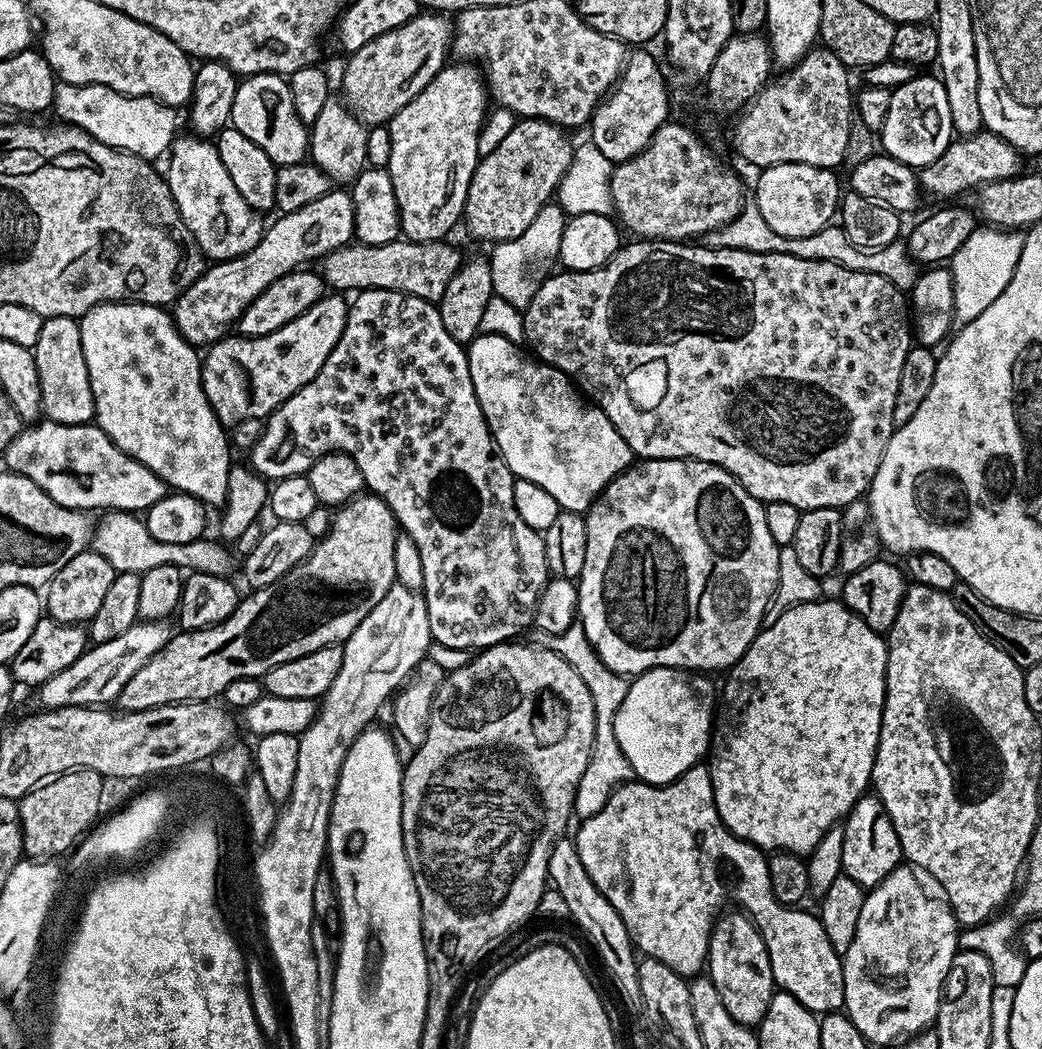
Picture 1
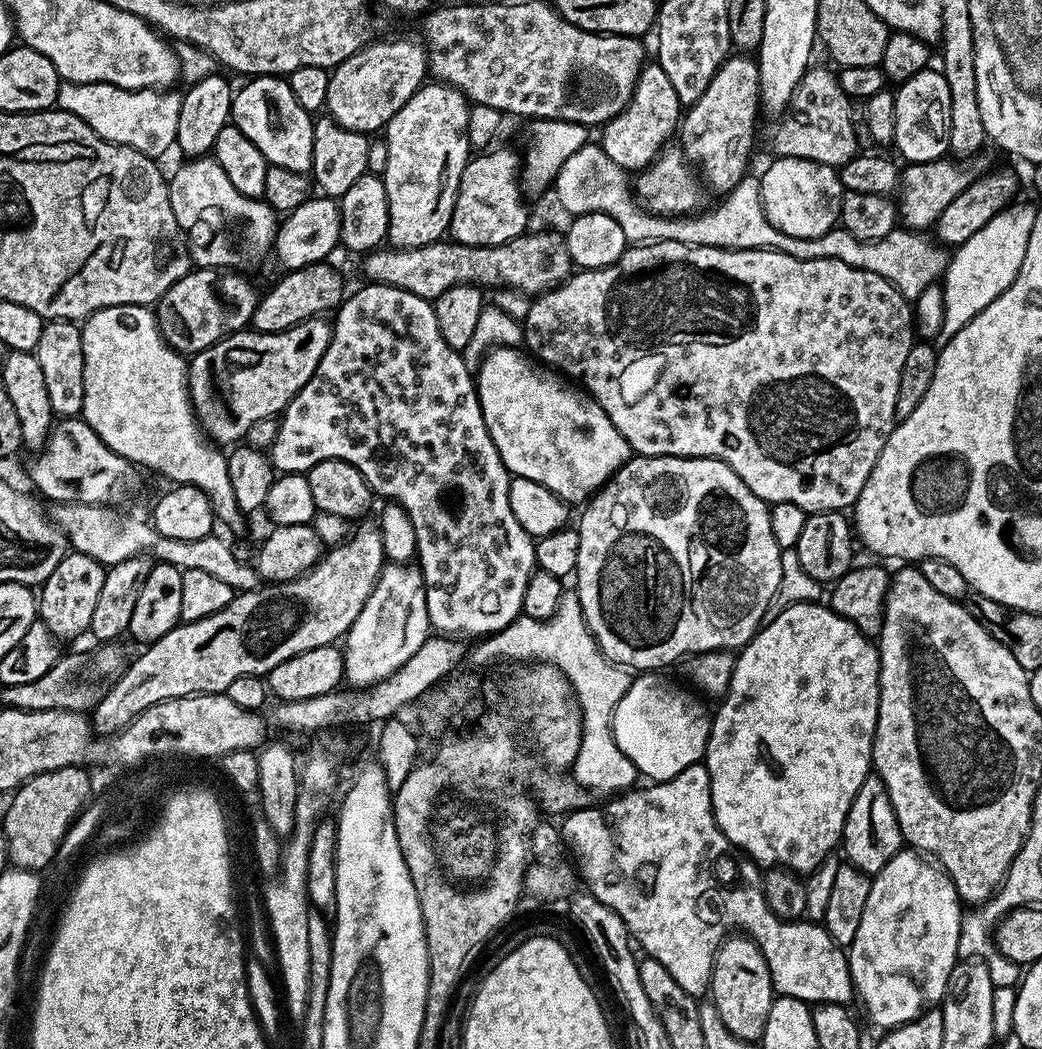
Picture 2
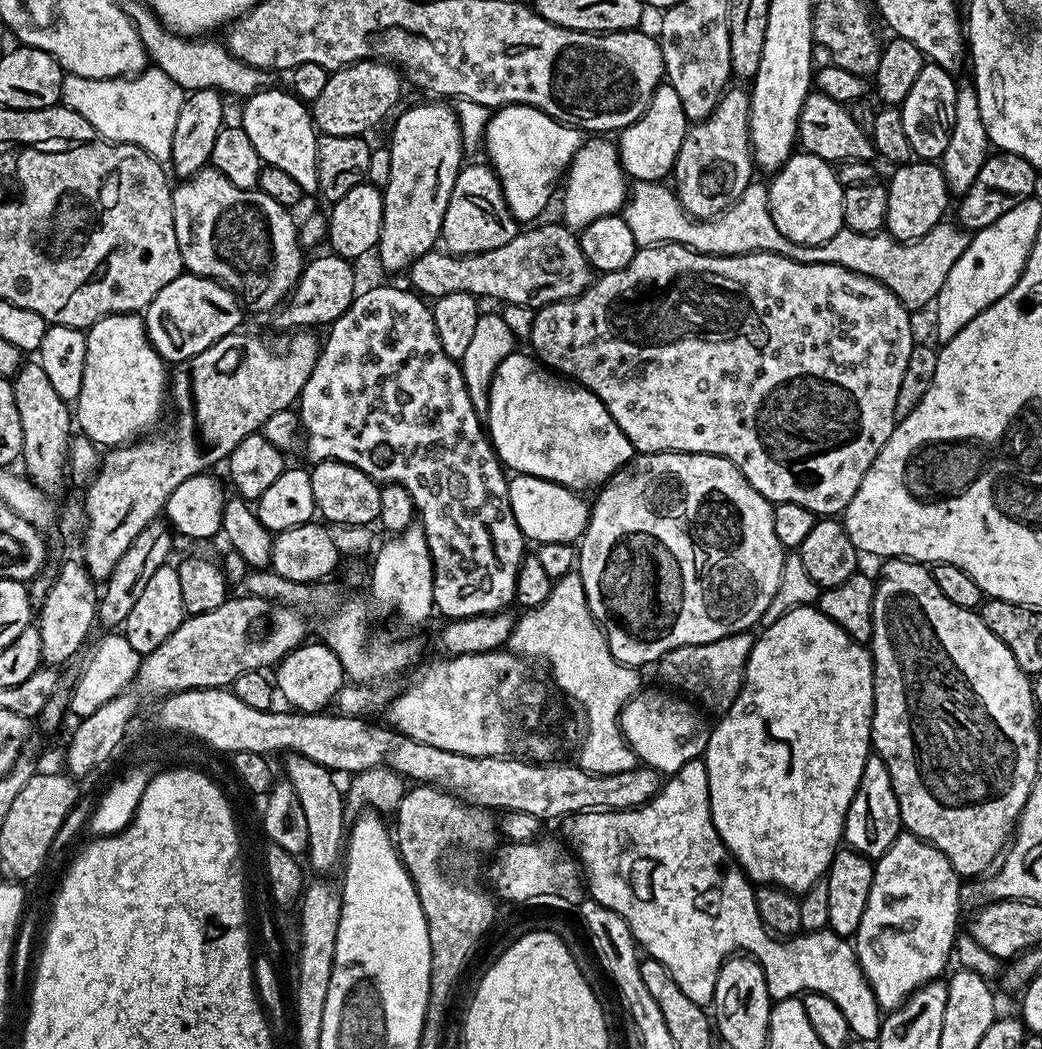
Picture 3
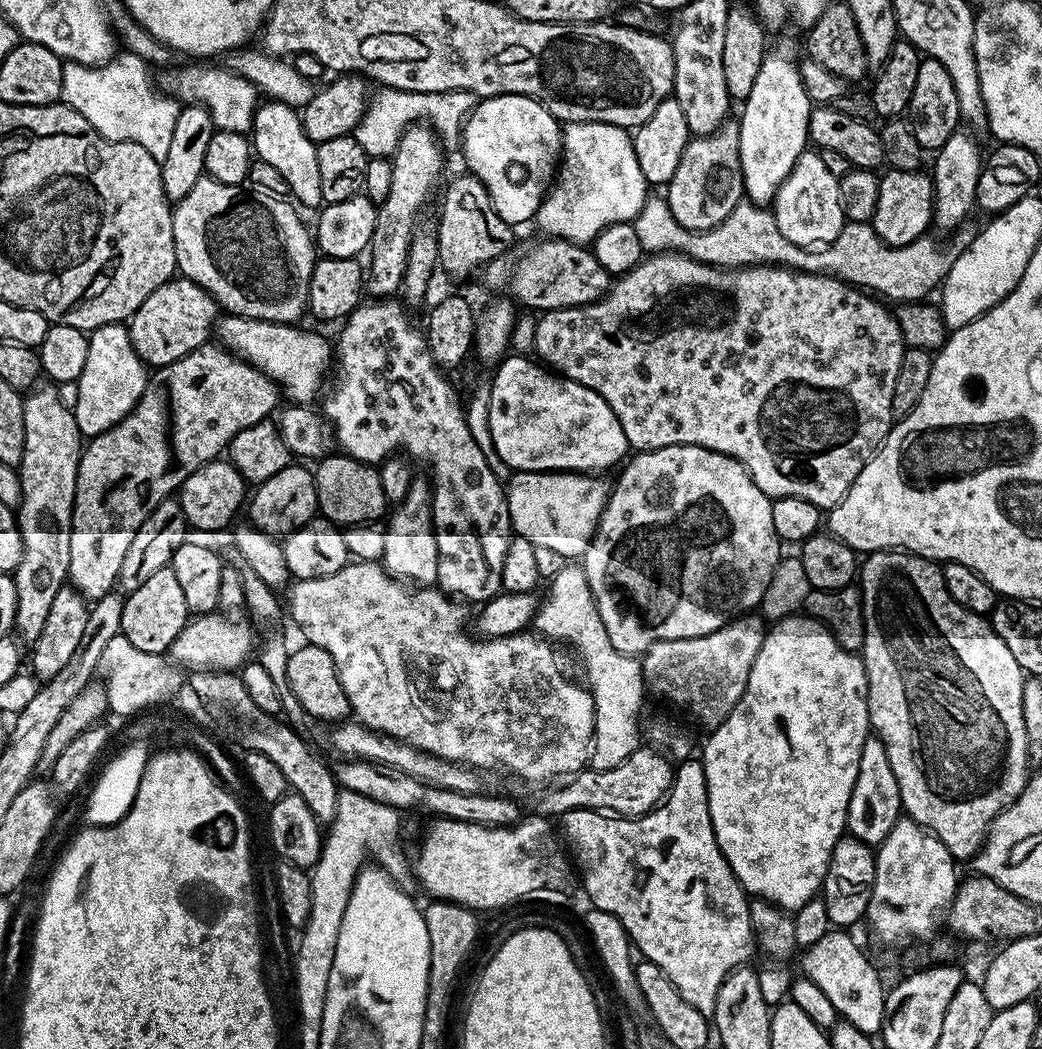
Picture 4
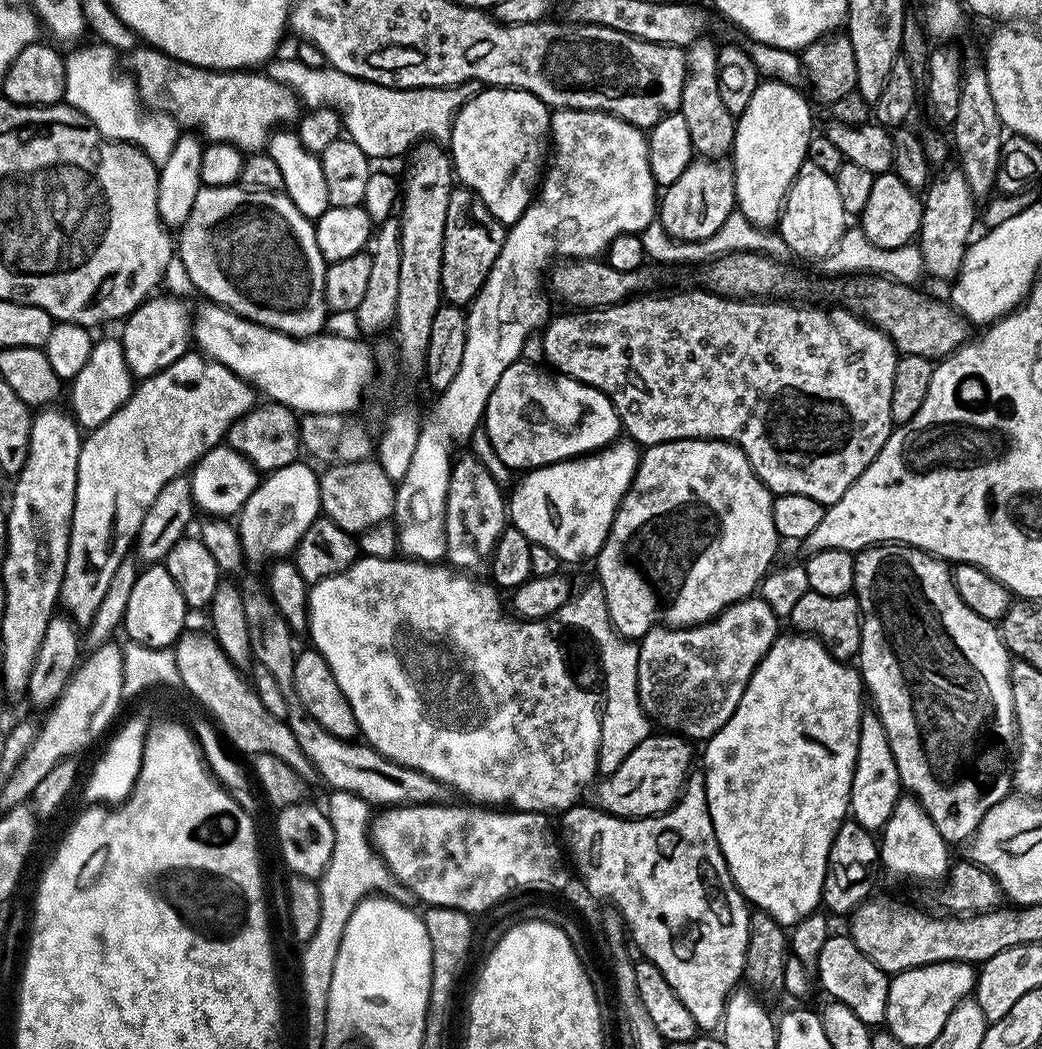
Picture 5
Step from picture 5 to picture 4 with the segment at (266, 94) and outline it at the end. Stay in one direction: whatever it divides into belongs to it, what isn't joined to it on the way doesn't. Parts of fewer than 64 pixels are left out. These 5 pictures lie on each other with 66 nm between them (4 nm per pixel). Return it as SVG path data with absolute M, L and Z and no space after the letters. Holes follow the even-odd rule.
M192 66L180 68L177 72L162 73L160 84L159 87L167 95L176 97L185 105L200 104L203 108L207 108L212 116L212 123L217 129L251 133L252 119L256 117L258 107L258 99L256 100L258 89L238 73L230 72L223 66L217 66L217 68Z

